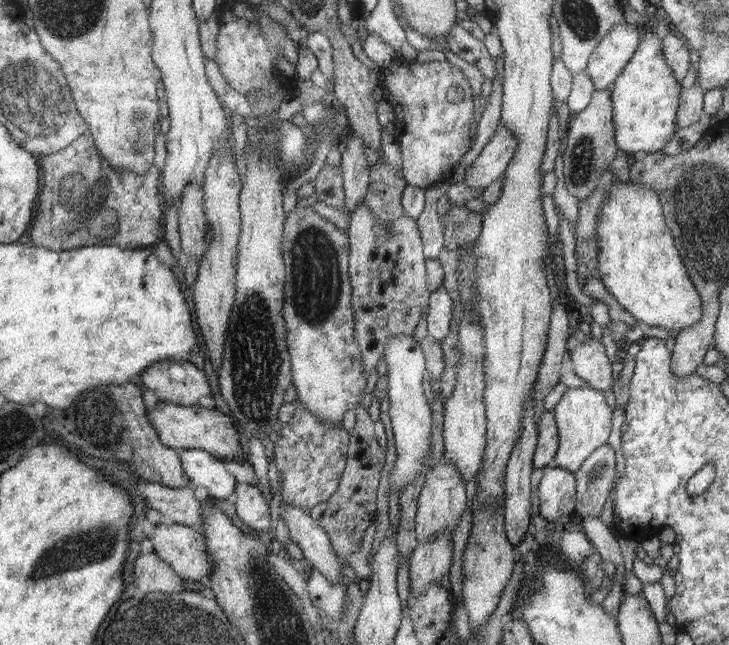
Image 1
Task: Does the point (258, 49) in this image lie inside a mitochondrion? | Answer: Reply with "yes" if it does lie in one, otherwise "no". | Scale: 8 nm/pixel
no

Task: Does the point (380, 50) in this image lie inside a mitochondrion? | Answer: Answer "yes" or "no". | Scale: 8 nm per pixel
no

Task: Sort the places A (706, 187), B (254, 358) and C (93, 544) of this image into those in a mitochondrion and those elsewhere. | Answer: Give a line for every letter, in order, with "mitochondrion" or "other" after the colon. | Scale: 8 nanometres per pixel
A: mitochondrion
B: mitochondrion
C: mitochondrion

